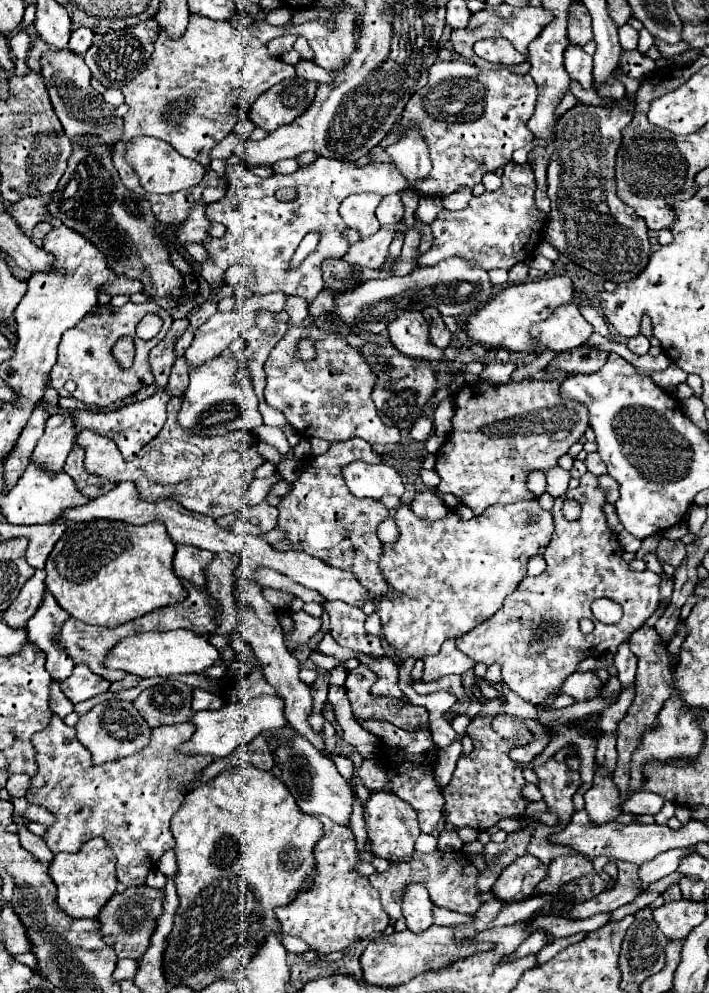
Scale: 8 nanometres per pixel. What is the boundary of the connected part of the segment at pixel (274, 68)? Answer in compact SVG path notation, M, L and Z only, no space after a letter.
M192 15L182 39L174 41L168 39L164 31L160 33L146 69L122 89L130 107L124 117L124 143L132 141L132 137L156 137L170 143L182 157L194 159L200 165L208 167L212 147L220 143L228 133L232 133L234 125L238 123L242 101L254 101L272 85L292 77L296 77L294 67L270 57L266 45L262 45L256 37L234 29L228 21L212 21L200 15Z

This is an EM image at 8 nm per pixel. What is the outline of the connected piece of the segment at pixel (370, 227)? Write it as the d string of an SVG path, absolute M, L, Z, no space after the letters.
M360 193L350 195L340 205L340 217L344 219L346 227L360 231L362 237L370 237L380 229L380 223L376 219L376 207L380 205L382 197L376 193Z

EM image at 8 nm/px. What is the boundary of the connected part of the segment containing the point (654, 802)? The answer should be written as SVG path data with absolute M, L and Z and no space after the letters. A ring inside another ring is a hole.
M640 791L622 803L622 811L630 815L656 815L660 813L662 805L664 805L664 799L660 795Z

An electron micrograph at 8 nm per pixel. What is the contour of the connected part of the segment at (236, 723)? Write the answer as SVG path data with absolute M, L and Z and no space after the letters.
M260 695L250 701L228 703L218 711L198 711L194 713L192 723L196 725L196 733L188 743L184 743L184 747L180 747L180 753L214 755L214 757L230 755L234 749L248 745L260 733L288 727L288 721L284 717L284 699L278 695Z

